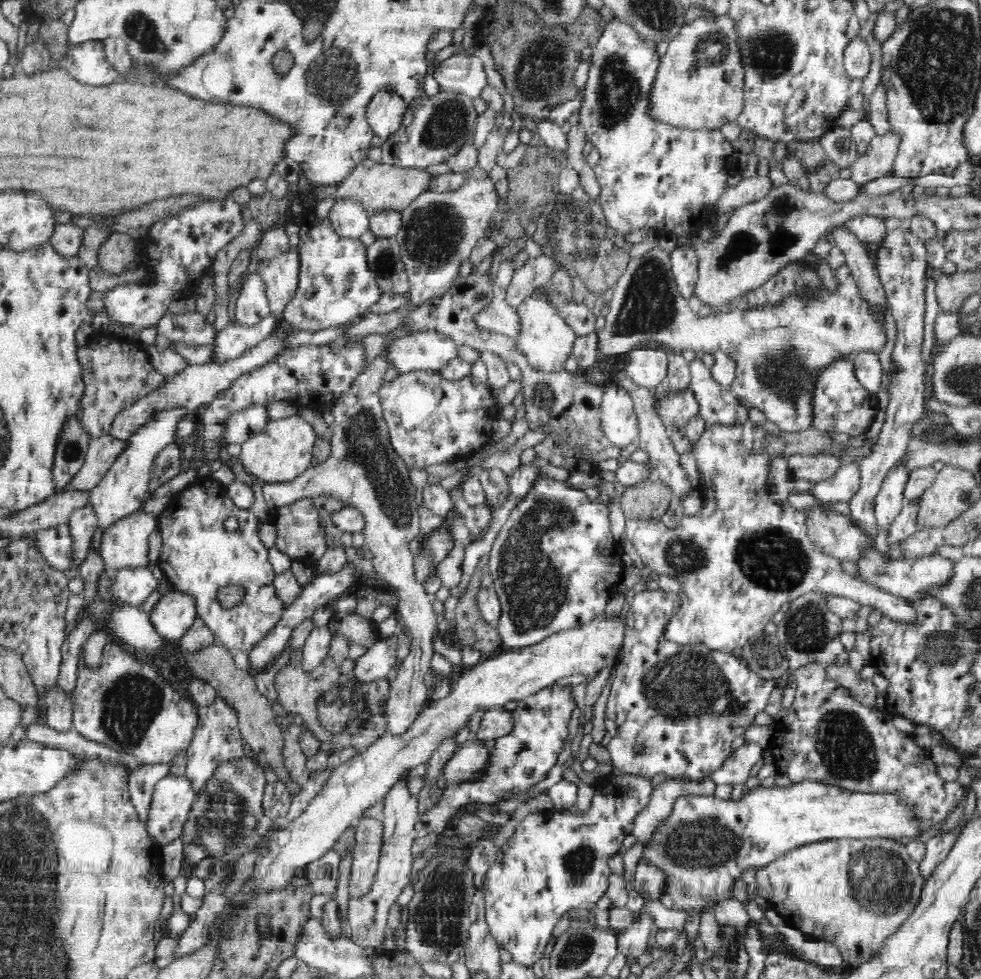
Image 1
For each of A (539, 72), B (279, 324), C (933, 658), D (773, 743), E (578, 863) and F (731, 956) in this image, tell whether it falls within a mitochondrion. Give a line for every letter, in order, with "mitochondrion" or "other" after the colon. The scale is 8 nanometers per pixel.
A: mitochondrion
B: other
C: mitochondrion
D: other
E: mitochondrion
F: other

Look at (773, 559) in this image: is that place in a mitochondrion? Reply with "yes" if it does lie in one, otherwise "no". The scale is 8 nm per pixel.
yes

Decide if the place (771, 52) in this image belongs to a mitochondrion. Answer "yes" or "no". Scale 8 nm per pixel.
yes

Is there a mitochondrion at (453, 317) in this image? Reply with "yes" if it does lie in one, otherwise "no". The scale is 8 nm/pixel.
no

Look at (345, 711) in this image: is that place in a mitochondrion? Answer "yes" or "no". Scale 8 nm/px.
yes

